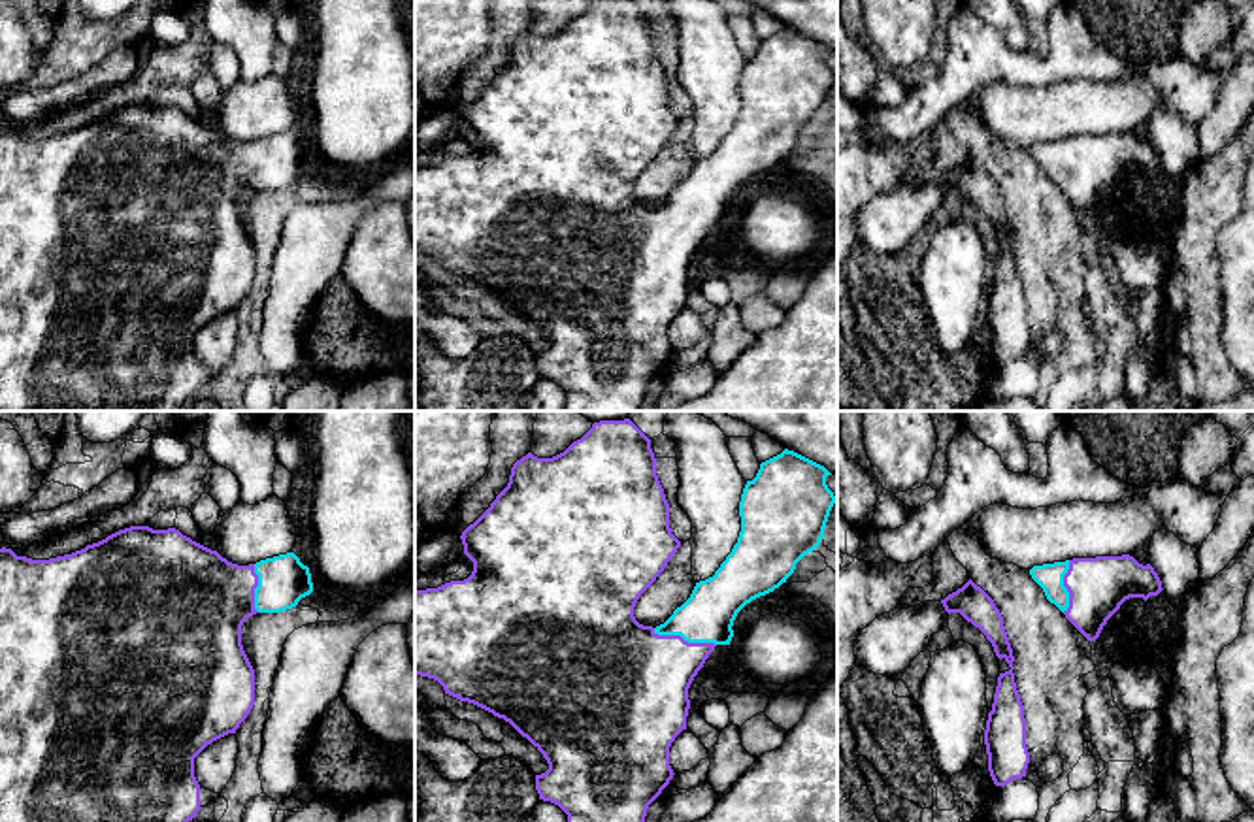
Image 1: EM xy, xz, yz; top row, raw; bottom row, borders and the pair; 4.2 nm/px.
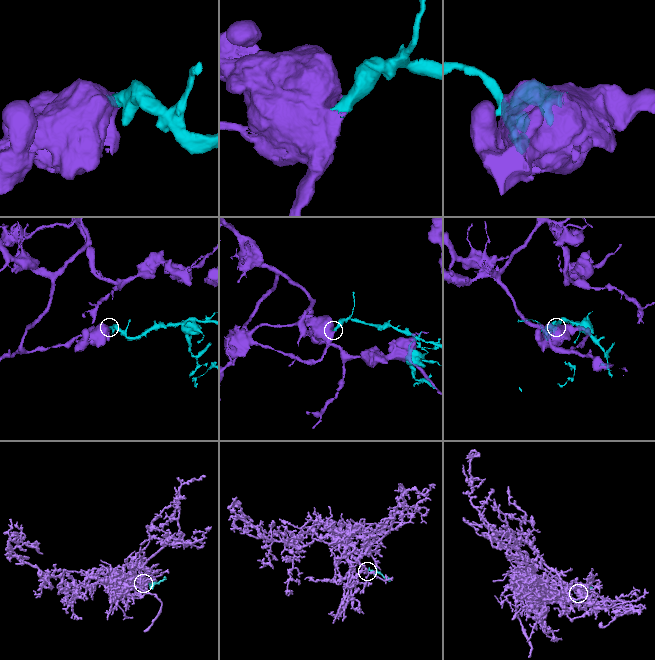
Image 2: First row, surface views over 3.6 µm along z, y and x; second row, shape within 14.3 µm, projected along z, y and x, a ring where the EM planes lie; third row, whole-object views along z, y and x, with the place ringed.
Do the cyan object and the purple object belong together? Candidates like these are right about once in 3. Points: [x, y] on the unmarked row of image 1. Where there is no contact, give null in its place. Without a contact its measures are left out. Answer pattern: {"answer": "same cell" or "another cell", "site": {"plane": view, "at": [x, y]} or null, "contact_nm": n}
{"answer": "same cell", "site": {"plane": "xz", "at": [685, 217]}, "contact_nm": 280}

